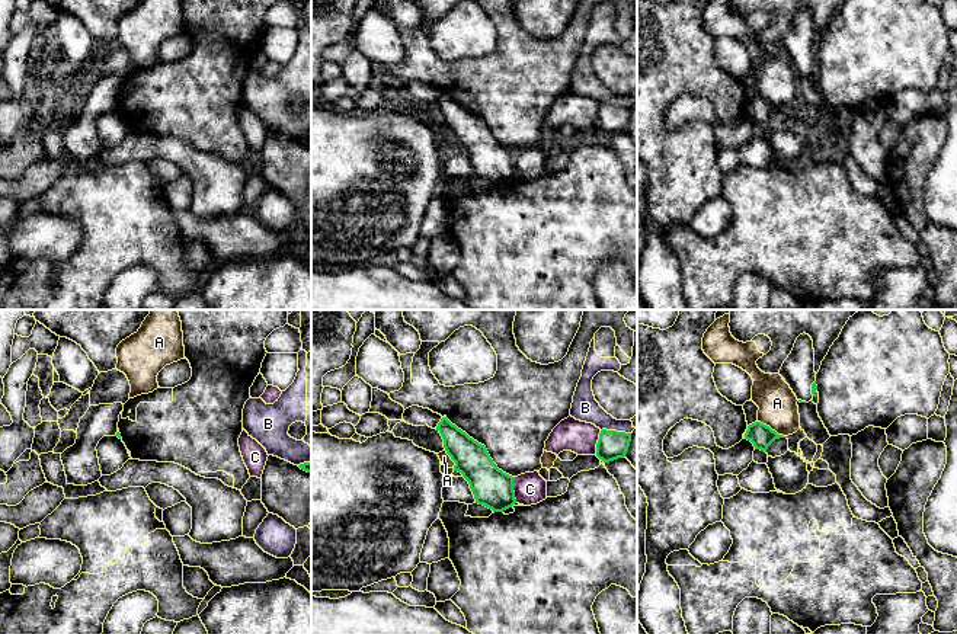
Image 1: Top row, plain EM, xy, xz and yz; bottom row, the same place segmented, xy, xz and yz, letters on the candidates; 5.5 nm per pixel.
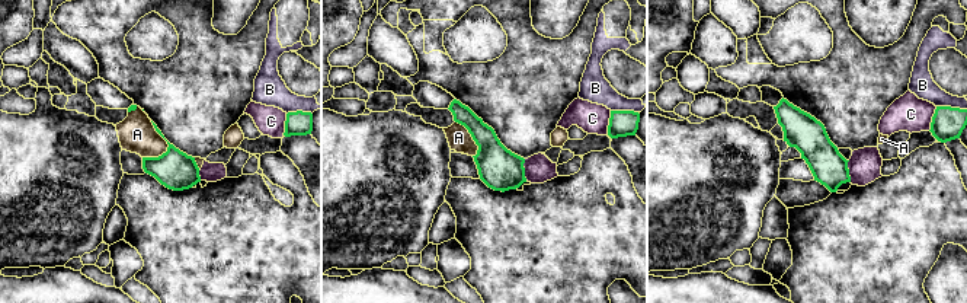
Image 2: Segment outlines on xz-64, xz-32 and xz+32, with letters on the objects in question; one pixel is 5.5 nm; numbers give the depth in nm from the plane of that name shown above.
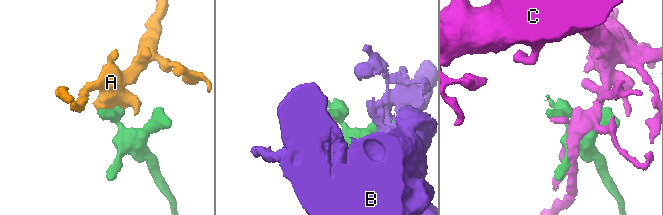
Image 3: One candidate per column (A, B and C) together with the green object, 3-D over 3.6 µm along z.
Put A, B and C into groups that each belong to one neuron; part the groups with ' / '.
A / B / C

